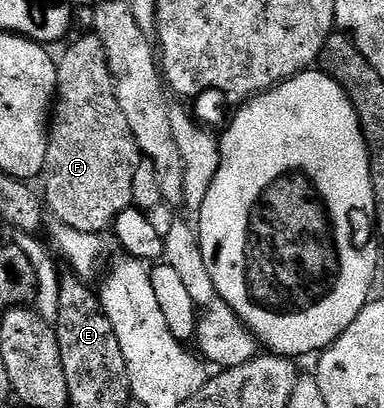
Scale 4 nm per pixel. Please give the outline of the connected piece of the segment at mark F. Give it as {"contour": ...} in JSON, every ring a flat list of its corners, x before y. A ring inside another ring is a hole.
{"contour":[[88,34,84,40,79,40,67,53,57,60,59,66,59,90,57,99,53,105,53,119,49,124,49,139,47,142,47,166,45,169,45,181,47,180,47,192,45,191,45,200,49,205,50,211,55,211,55,216,59,219,58,223,64,228,72,228,73,230,81,230,82,232,94,232,103,234,103,231,110,229,114,225,115,220,124,210,135,204,135,191,133,190,133,180,137,178,137,170,139,169,139,161,141,153,139,151,139,143,135,140,134,133,129,128,129,122,125,118,125,114,119,105,119,99,115,96,115,79,111,76,111,66,107,61,107,54,103,49,103,43,99,41,98,36]]}

